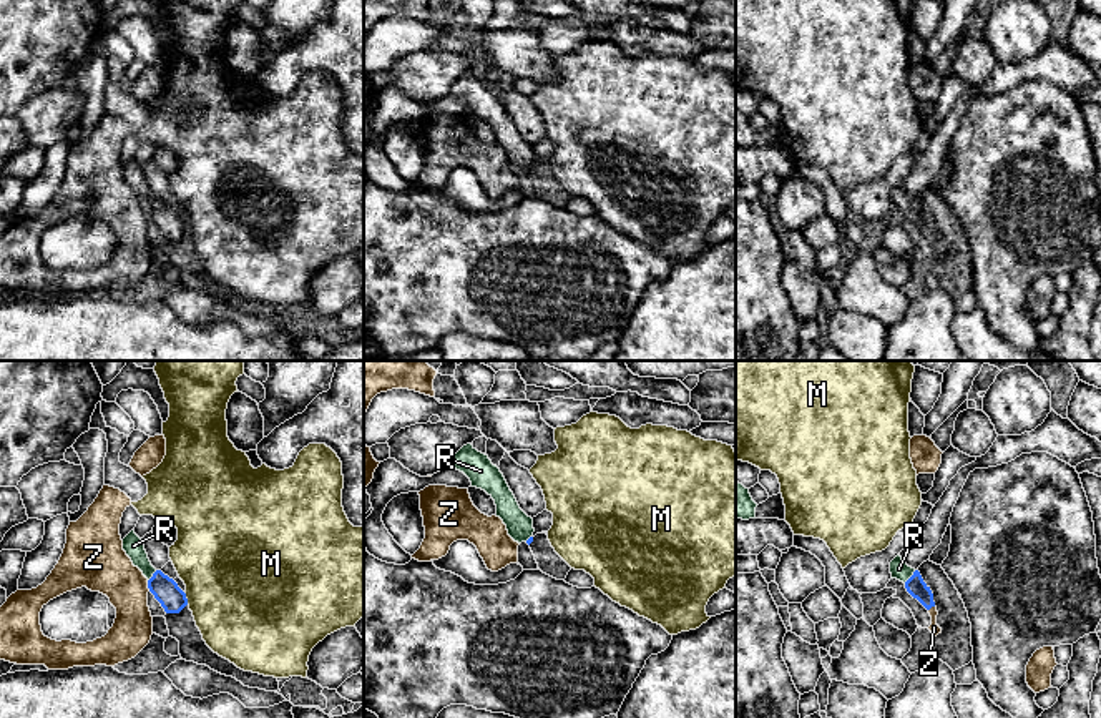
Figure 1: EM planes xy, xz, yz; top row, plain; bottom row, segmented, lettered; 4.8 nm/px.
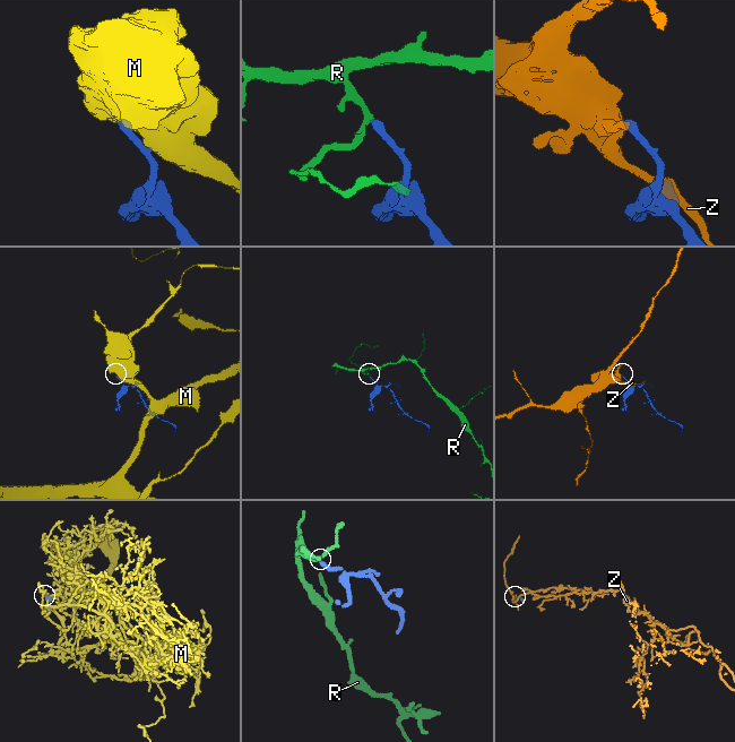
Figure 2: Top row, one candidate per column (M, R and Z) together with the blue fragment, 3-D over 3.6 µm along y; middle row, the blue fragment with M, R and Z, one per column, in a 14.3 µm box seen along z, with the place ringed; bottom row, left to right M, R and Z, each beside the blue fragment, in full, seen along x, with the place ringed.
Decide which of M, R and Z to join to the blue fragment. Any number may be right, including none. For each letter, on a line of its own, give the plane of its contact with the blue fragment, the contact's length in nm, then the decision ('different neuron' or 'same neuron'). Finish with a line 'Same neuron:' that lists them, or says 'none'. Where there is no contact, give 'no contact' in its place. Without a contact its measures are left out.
M: xy | 60 nm | different neuron
R: yz | 90 nm | same neuron
Z: xy | 60 nm | different neuron
Same neuron: R

